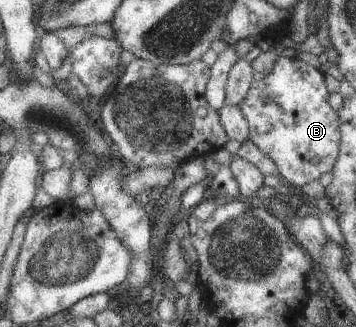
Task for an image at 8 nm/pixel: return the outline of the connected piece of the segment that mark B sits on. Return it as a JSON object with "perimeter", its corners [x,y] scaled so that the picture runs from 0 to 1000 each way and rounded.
{"perimeter":[[[784,171],[767,211],[750,223],[711,220],[705,266],[671,333],[697,376],[697,428],[722,446],[778,511],[792,560],[831,587],[868,554],[890,550],[907,529],[933,523],[952,456],[952,364],[919,315],[924,278],[907,242],[910,226],[848,183]]]}

